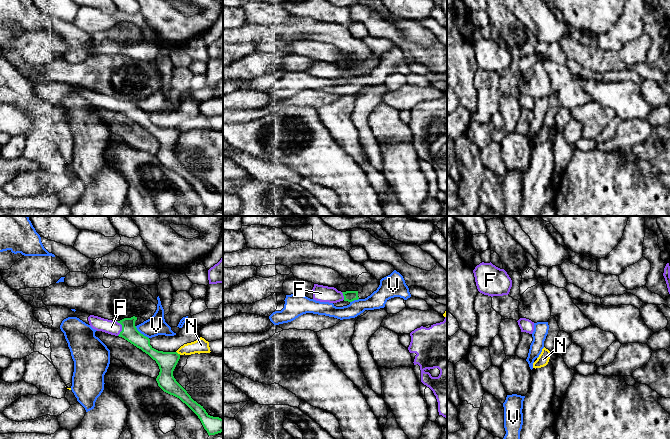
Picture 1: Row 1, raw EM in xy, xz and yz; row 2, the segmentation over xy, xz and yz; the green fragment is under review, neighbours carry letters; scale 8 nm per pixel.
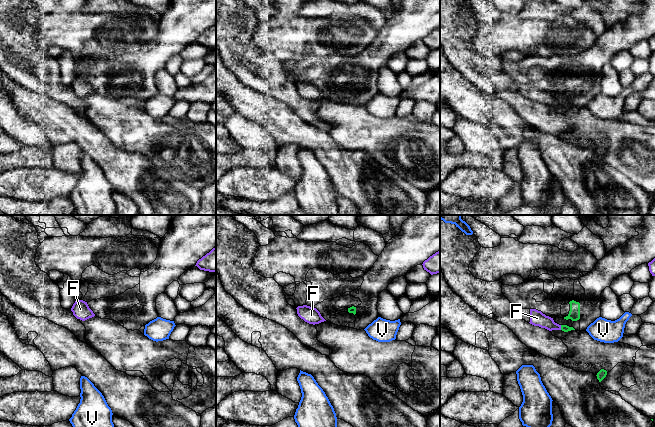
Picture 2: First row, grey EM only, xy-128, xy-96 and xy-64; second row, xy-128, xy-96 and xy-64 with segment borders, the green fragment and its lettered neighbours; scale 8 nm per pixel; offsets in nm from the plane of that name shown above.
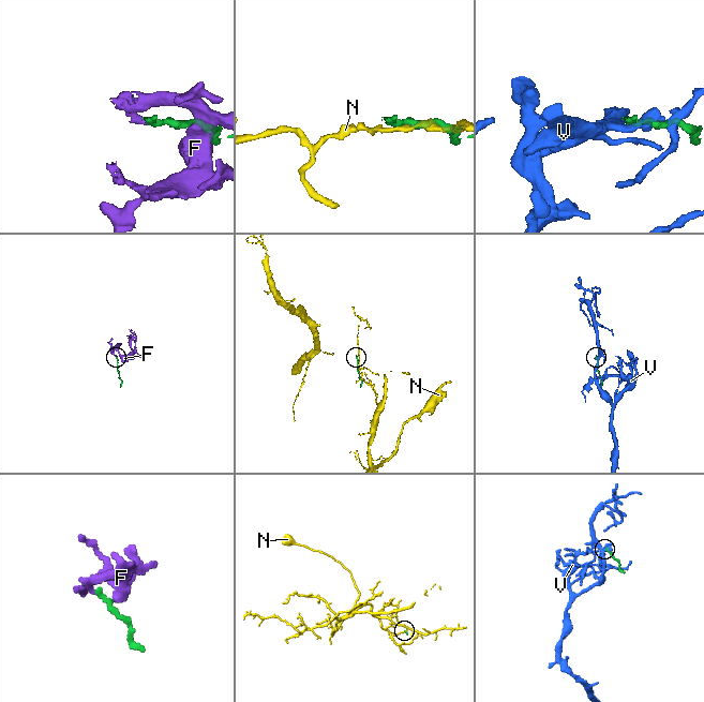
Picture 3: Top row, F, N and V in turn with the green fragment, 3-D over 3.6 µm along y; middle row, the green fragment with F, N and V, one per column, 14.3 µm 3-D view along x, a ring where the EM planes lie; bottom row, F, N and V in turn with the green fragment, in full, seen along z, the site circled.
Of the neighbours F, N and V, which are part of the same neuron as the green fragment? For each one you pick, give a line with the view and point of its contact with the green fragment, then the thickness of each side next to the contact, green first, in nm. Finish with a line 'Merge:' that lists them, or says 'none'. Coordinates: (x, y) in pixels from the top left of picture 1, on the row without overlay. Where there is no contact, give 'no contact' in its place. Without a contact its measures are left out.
F: contact xy (122, 104); calibres 130 and 110 nm
Merge: F

